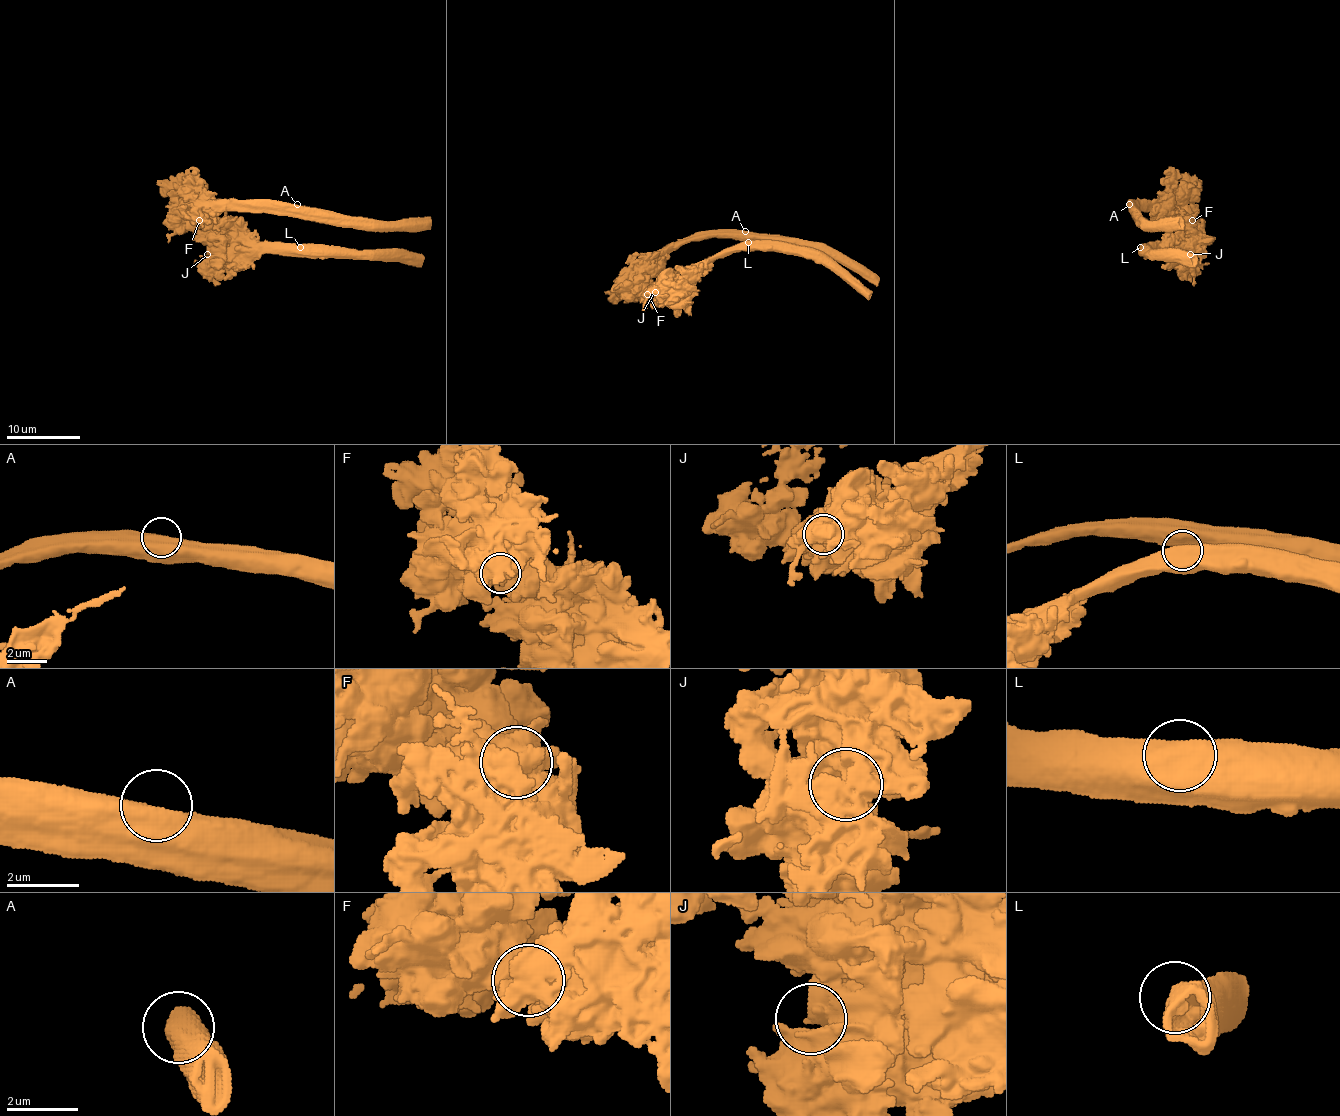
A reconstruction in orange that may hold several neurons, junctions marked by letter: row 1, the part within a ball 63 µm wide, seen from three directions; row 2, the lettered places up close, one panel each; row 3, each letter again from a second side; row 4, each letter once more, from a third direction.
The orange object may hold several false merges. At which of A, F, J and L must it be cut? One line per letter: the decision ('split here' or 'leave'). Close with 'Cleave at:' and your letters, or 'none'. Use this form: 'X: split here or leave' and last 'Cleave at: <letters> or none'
A: leave
F: split here
J: leave
L: leave
Cleave at: F

